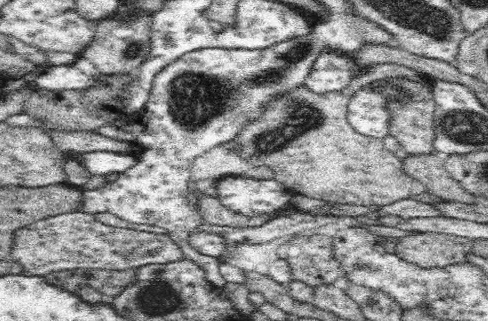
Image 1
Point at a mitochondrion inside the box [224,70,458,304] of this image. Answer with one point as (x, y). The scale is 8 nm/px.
(301, 116)

